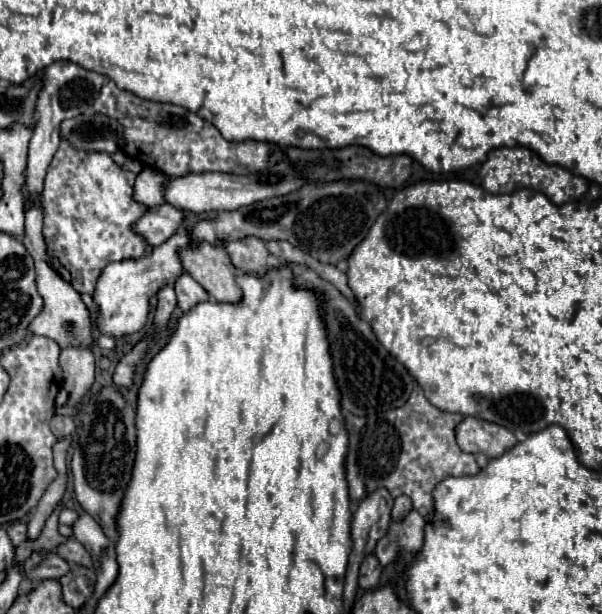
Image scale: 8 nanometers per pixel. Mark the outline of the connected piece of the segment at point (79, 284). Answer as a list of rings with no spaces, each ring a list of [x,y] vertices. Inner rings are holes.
[[[62,139],[44,179],[44,237],[54,269],[78,293],[94,295],[96,281],[108,263],[148,253],[148,241],[132,229],[148,211],[146,205],[134,199],[136,177],[138,173],[124,171],[106,153],[90,153],[78,159],[76,149]],[[118,201],[122,201],[122,229],[108,229],[108,205],[116,205]]]

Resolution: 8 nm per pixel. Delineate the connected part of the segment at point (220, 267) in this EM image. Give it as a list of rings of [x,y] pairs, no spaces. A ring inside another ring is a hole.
[[[208,243],[196,249],[180,251],[184,269],[198,281],[212,299],[220,303],[240,303],[242,293],[236,283],[238,269],[224,251],[224,247],[212,247]]]

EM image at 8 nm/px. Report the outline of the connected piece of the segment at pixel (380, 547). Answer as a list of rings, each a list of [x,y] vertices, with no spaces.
[[[414,509],[408,513],[404,521],[392,521],[388,533],[378,541],[374,549],[374,555],[380,561],[380,565],[386,567],[388,563],[392,563],[400,549],[420,553],[424,545],[424,523],[426,521]]]

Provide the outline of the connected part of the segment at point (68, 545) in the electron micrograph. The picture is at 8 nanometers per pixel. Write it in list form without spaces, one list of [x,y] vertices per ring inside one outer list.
[[[68,539],[66,543],[58,545],[56,553],[58,553],[62,559],[66,559],[68,563],[76,563],[76,565],[82,565],[82,567],[92,567],[92,557],[90,557],[90,553],[88,553],[86,547],[84,547],[80,541],[76,541],[76,539]]]

